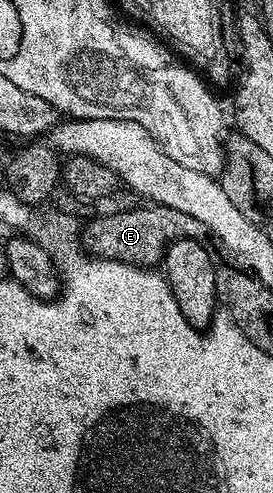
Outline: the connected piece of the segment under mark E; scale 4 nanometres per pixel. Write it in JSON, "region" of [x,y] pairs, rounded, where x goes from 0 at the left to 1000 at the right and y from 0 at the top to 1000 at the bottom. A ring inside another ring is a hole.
{"region":[[[520,416],[495,428],[432,428],[421,436],[374,436],[293,469],[293,499],[319,517],[348,525],[407,525],[443,533],[487,533],[498,542],[560,544],[590,535],[593,511],[608,495],[648,485],[700,485],[722,493],[755,493],[773,483],[762,456],[659,432],[652,424],[615,424],[575,416]]]}

